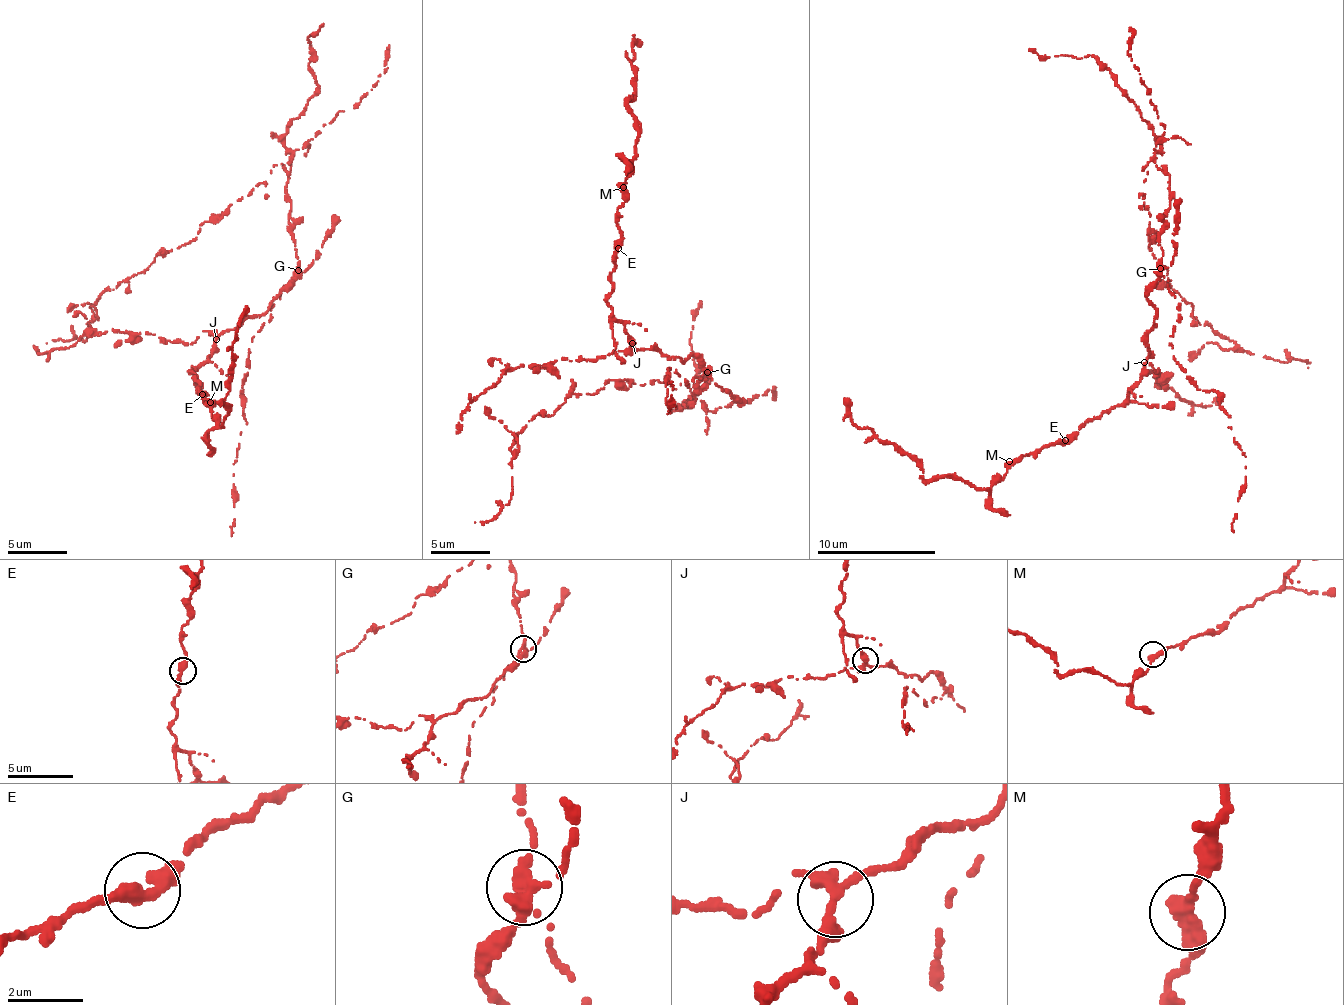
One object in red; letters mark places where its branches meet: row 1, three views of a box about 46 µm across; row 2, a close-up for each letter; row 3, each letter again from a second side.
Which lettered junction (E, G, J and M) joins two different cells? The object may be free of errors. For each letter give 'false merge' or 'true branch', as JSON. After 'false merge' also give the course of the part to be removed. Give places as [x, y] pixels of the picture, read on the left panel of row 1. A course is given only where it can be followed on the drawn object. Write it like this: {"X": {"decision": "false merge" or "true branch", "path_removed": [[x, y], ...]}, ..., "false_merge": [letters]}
{"E": {"decision": "true branch"}, "G": {"decision": "false merge", "path_removed": [[298, 271], [286, 181], [290, 160], [204, 222], [190, 243], [105, 289], [91, 307], [87, 340], [46, 344]]}, "J": {"decision": "true branch"}, "M": {"decision": "true branch"}, "false_merge": ["G"]}

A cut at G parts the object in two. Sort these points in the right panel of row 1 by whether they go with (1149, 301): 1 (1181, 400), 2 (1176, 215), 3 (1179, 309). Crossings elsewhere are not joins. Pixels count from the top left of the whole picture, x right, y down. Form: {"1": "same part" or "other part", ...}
{"1": "same part", "2": "same part", "3": "other part"}

